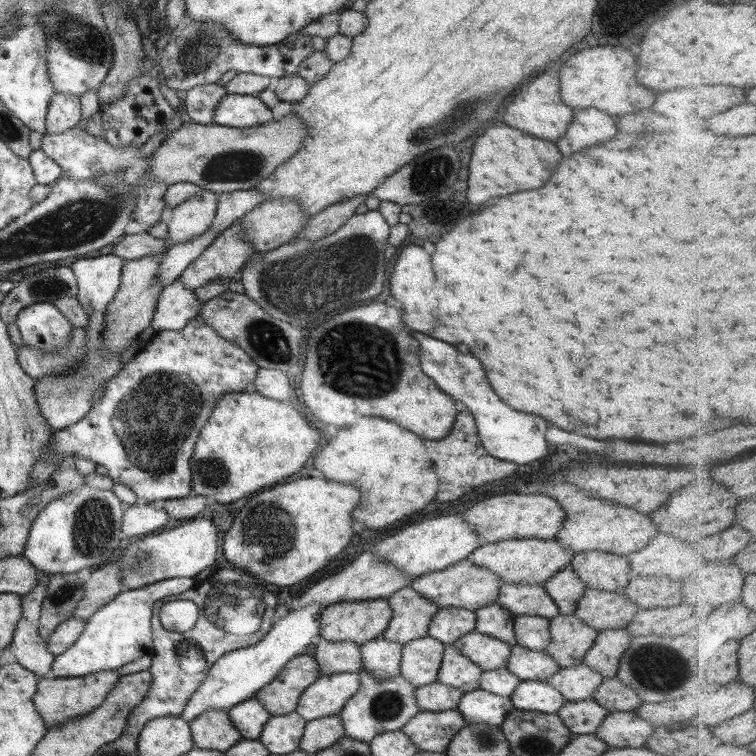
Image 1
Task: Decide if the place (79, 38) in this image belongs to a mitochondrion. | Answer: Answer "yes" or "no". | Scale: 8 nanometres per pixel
yes

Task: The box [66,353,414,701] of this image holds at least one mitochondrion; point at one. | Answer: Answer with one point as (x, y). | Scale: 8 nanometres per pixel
(159, 411)

